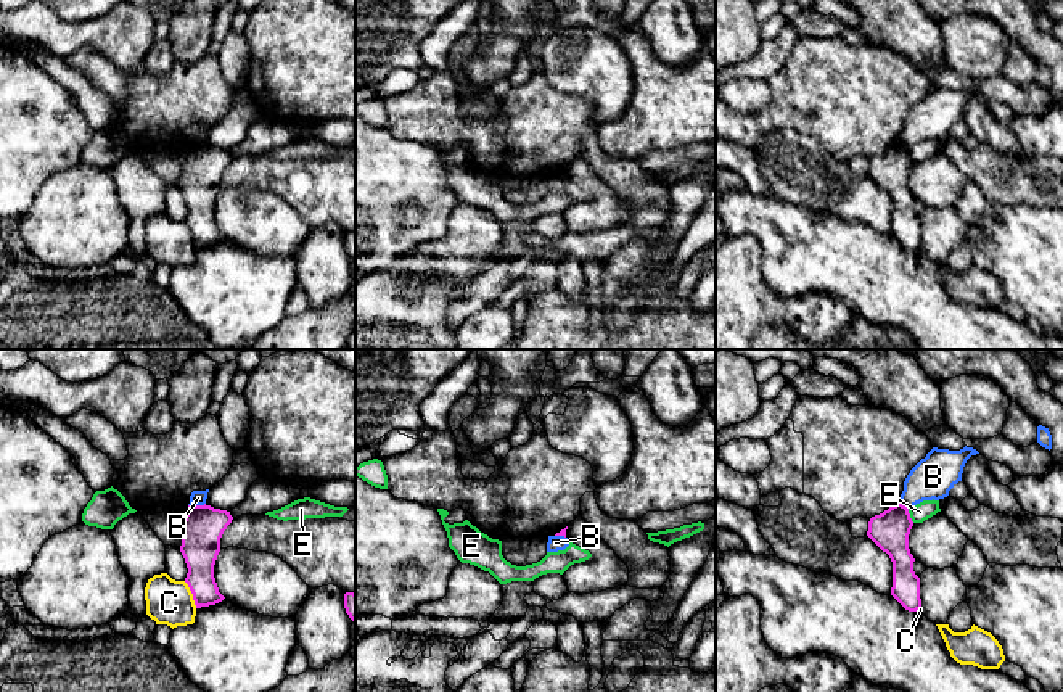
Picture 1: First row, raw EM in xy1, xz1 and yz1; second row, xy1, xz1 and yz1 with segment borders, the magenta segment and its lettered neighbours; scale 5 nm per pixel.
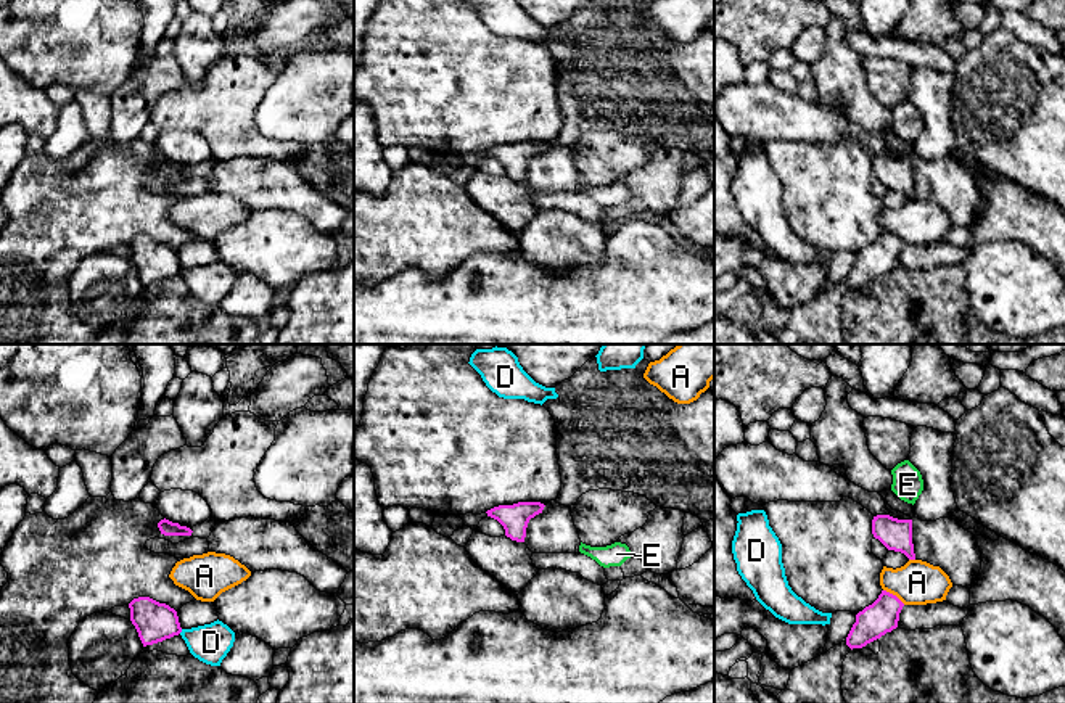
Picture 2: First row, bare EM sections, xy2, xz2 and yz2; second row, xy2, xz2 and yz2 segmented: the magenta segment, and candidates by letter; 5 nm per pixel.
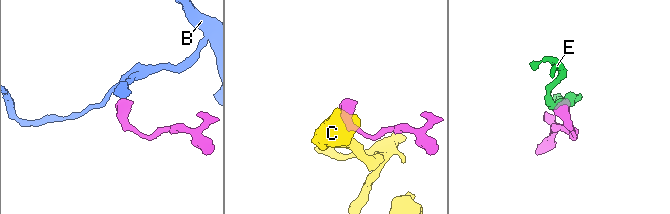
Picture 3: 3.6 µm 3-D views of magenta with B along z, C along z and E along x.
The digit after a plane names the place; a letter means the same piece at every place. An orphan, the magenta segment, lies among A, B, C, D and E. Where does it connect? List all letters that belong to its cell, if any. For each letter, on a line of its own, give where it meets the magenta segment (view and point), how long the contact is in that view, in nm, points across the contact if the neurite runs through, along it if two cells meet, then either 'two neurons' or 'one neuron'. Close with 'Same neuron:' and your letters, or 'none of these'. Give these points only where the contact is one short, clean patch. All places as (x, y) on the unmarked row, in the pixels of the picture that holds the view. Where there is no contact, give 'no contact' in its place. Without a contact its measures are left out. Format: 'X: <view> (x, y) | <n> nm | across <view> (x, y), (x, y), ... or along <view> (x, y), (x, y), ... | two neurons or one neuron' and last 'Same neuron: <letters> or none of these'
A: yz2 (895, 235) | 130 nm | two neurons
B: xy1 (197, 145) | 90 nm | along xy1 (205, 142), (188, 145) | two neurons
C: xy1 (192, 232) | 150 nm | along xy1 (184, 221), (197, 247) | two neurons
D: xy2 (180, 271) | 30 nm | along xy2 (182, 269), (179, 272) | two neurons
E: yz1 (909, 155) | 80 nm | along yz1 (907, 148), (914, 161) | two neurons
Same neuron: none of these

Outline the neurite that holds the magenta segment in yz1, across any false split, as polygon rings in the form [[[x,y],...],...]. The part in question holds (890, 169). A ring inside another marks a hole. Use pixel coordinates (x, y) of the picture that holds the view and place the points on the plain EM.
[[[896,143],[868,161],[867,175],[889,195],[893,201],[891,235],[909,251],[921,248],[920,217],[913,211],[909,174],[913,166],[909,148]]]

